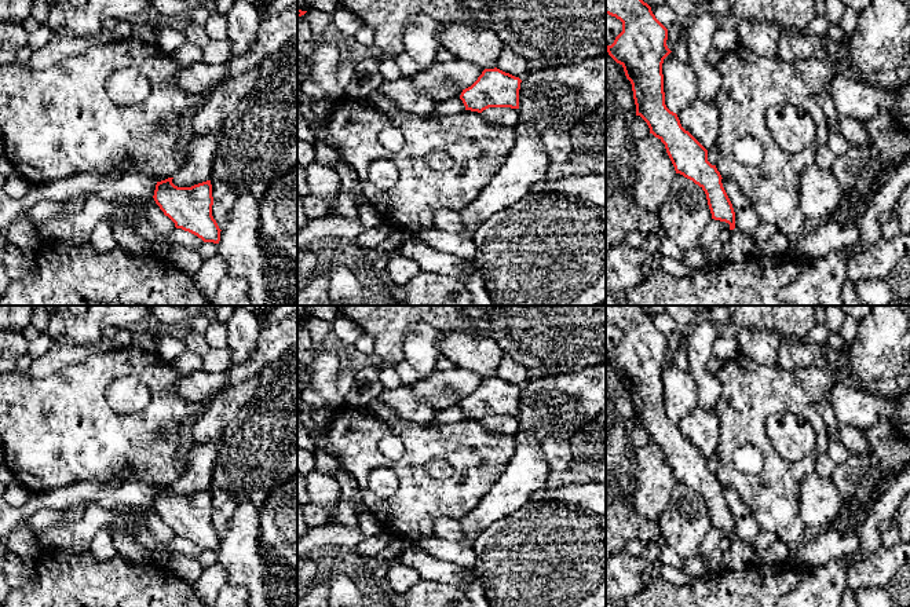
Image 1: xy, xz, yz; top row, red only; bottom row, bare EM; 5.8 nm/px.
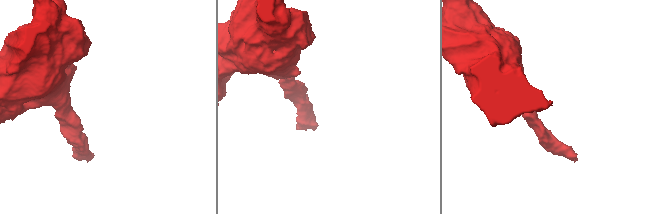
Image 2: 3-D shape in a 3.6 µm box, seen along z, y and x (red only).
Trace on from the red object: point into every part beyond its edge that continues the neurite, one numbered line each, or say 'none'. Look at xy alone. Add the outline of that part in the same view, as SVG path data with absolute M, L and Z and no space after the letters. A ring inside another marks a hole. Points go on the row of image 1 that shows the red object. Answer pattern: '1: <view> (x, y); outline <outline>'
none

